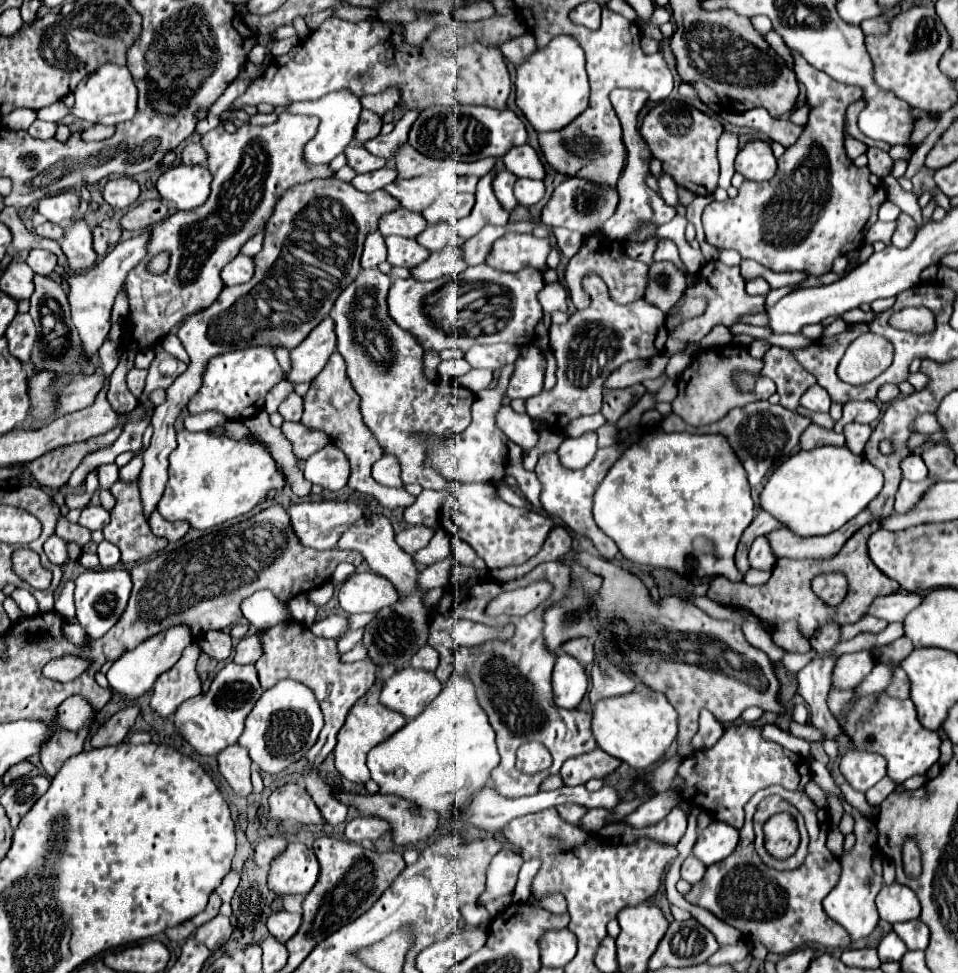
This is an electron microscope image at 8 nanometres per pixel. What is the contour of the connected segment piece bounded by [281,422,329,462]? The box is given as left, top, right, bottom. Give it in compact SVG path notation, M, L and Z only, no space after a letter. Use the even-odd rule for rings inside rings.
M283 422L281 432L291 442L293 454L301 462L305 462L311 454L315 454L329 442L327 434L323 434L319 430L307 430L307 426L303 426L301 422Z

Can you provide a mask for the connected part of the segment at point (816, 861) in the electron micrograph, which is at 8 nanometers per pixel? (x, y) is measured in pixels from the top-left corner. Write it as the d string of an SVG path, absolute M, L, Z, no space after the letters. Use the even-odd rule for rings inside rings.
M799 790L795 792L799 798L787 798L787 800L793 802L793 806L799 806L799 812L803 812L805 826L811 838L807 860L799 870L775 872L763 866L763 862L757 858L753 850L751 818L755 808L745 806L745 824L739 830L741 840L735 852L729 858L711 864L703 880L693 884L691 890L683 894L683 898L689 904L707 908L723 922L735 926L737 930L741 930L741 934L747 940L763 942L767 950L775 954L789 954L791 950L797 950L809 942L819 942L831 948L847 948L851 944L847 930L841 928L835 920L831 920L823 910L823 898L831 892L831 888L835 888L839 880L839 860L825 846L829 816L825 810L817 808L805 792Z

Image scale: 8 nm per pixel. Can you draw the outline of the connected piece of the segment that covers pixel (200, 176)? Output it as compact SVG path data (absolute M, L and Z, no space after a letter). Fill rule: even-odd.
M173 166L157 180L157 190L163 200L171 202L177 210L193 210L209 198L211 172L207 166Z

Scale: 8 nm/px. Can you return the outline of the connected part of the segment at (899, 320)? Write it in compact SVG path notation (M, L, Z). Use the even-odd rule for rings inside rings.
M903 308L889 318L889 324L911 334L931 334L935 330L935 316L927 308Z

